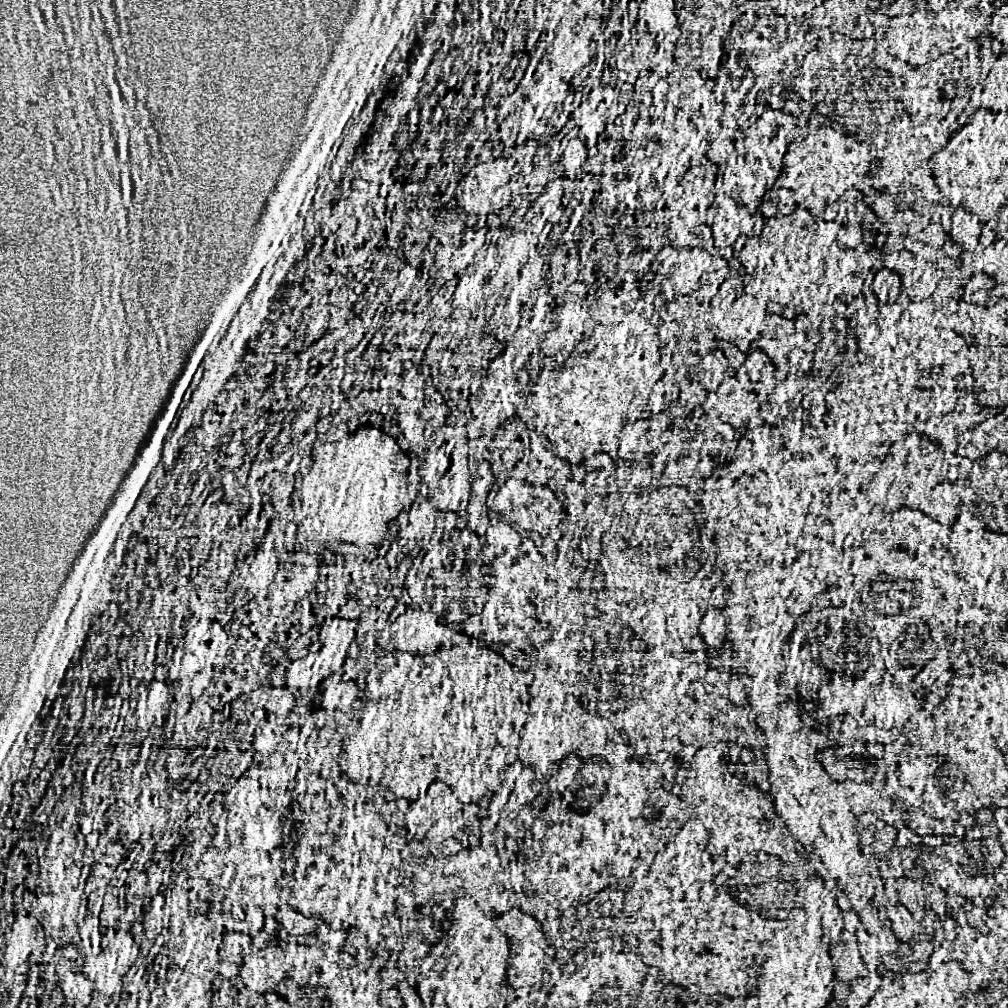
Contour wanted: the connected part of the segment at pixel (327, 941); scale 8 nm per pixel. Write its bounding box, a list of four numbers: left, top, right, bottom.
[317,924,349,950]

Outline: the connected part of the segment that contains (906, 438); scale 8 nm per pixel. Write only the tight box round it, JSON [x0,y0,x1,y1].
[875,428,945,508]

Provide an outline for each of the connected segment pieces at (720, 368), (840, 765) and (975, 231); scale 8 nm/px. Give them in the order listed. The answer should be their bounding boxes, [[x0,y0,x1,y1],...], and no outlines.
[[701,348,727,390],[815,744,877,782],[949,208,979,250]]

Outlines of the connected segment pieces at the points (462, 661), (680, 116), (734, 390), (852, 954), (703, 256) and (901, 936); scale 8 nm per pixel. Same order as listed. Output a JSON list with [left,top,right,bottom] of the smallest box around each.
[[339,644,531,804],[615,68,721,212],[721,346,777,426],[829,930,865,982],[671,246,711,294],[889,904,913,942]]

